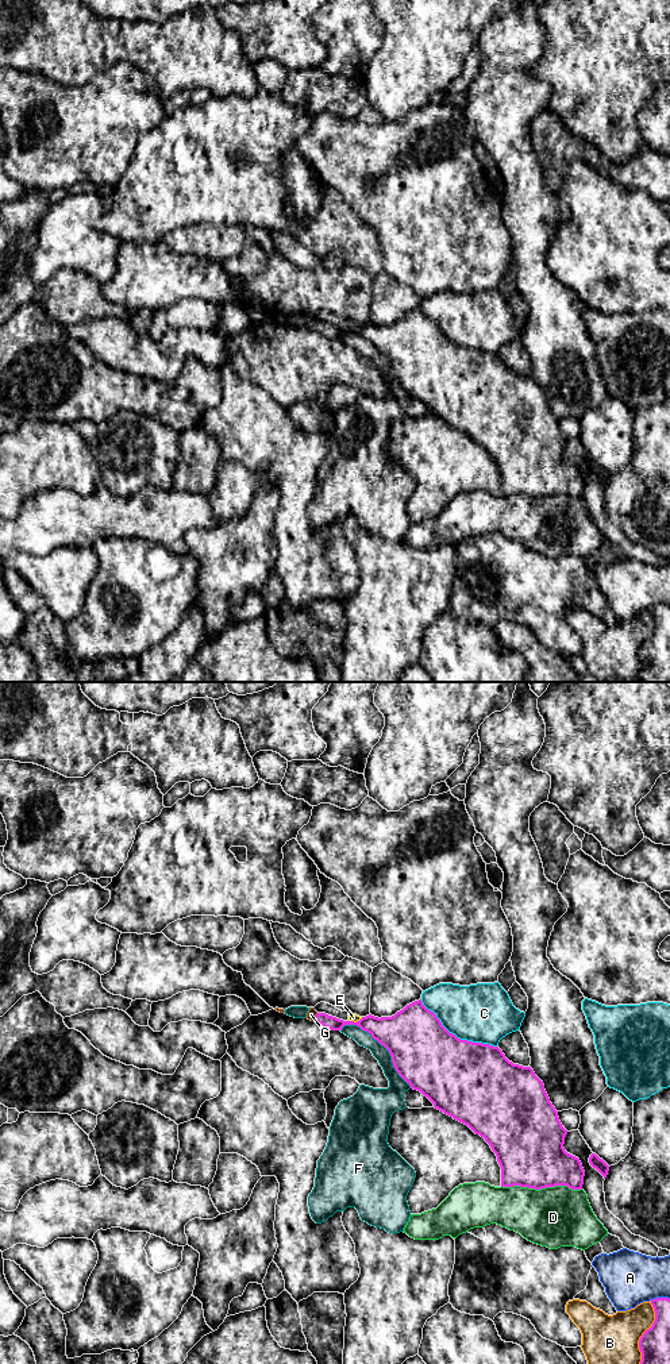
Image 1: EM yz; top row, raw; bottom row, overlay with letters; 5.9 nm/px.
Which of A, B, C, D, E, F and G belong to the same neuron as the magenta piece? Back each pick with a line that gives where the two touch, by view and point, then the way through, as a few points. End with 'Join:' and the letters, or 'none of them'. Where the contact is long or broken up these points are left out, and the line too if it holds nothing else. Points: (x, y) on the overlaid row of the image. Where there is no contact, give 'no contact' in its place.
G: contact yz (315, 1017); way yz (327, 1021), (315, 1017), (311, 1014)
Join: G

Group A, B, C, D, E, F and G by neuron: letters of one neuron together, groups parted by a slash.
A / B / C / D / E / F / G

